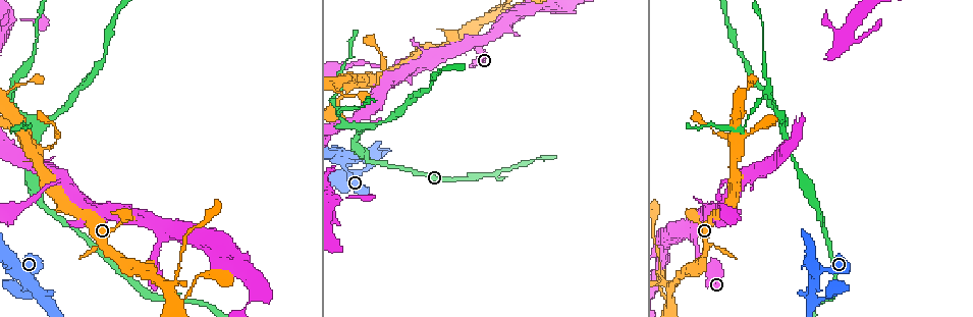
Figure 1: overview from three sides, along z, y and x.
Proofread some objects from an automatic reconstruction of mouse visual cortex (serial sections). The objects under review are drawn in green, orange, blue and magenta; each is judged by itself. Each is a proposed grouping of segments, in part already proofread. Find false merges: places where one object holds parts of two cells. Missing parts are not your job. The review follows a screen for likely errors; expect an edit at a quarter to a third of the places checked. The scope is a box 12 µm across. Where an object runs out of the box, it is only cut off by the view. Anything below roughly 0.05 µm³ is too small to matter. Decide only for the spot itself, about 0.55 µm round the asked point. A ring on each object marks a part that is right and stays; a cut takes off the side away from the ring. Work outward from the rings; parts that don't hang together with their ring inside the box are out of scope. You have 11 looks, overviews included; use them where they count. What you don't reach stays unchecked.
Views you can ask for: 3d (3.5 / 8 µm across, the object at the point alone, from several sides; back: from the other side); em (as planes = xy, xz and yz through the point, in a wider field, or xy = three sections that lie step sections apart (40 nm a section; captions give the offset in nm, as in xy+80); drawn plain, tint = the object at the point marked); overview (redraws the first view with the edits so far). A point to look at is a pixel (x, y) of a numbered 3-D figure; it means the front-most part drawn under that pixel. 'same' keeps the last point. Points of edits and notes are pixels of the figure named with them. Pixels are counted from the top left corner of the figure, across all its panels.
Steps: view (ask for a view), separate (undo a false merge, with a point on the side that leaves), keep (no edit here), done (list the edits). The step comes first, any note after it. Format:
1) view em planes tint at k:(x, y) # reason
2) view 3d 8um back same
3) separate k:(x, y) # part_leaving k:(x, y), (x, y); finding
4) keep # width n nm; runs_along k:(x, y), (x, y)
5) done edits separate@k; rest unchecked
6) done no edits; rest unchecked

view 3d 8um at 1:(816, 299) # a narrow waist

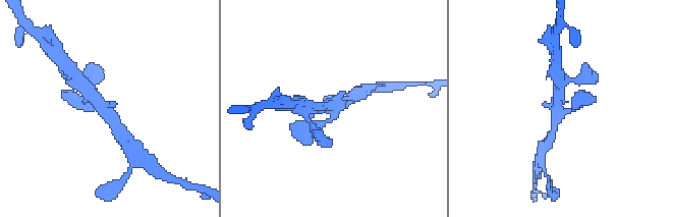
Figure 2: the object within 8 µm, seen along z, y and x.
view 3d 3.5um at 2:(331, 109) # zoom in

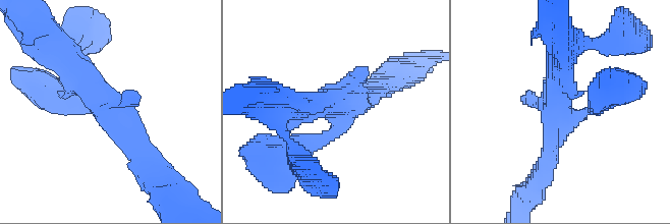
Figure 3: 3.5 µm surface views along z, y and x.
view em planes tint at 3:(340, 107)

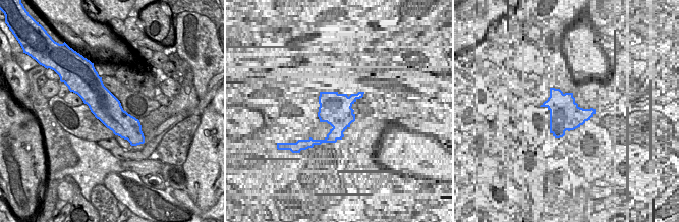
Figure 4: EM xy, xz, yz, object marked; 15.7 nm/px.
keep # runs_along 3:(563, 63), (565, 116), (599, 101); one cell here

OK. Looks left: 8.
view 3d 8um at 1:(97, 212) # a fork

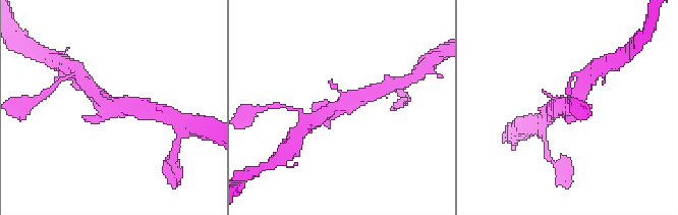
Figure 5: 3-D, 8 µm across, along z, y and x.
view em xy step 3 tint at 5:(340, 106)

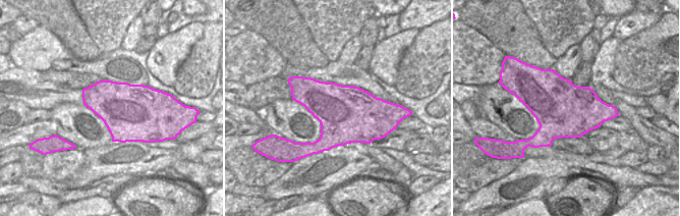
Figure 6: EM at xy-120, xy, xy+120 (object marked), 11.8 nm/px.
keep # runs_along 5:(369, 94), (360, 95), (319, 117); all the same cell

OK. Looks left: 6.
view 3d 8um at 1:(47, 148) # narrows sharply

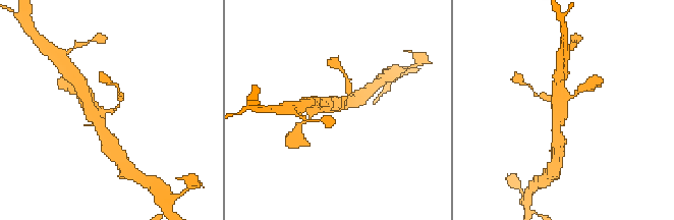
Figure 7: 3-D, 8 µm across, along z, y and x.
view em xy step 2 tint at 7:(335, 111) # arm_widths 100, 350 nm; shape alone is not enough

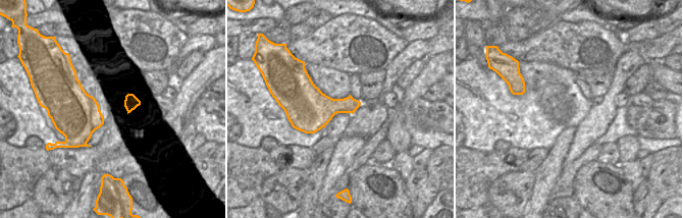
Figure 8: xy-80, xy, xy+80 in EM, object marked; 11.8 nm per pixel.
keep # runs_along 7:(103, 127), (96, 116), (115, 110), (120, 98); one cell here

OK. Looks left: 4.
view 3d 8um at 1:(796, 170) # thick turns thin

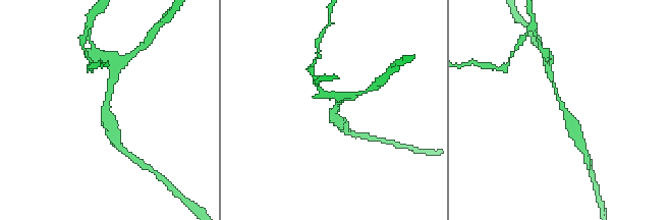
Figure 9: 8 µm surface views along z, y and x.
view 3d 3.5um at 9:(107, 108) # zoom in

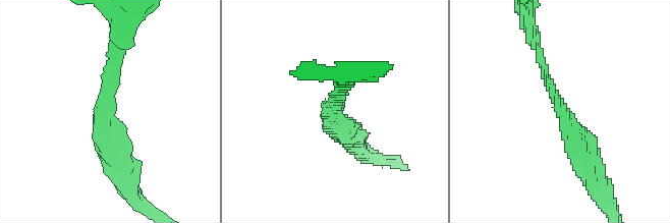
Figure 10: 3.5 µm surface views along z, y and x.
view em planes tint at 10:(103, 109) # need the tissue

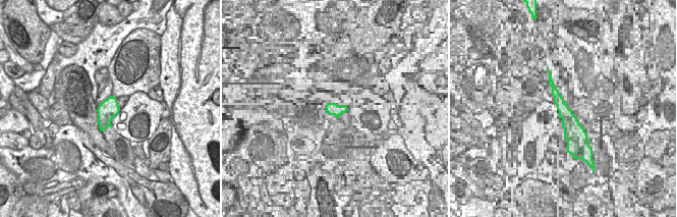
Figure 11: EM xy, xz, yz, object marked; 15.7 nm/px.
keep # arm_widths 150, 450 nm; runs_along 10:(589, 166), (540, 50); continuous, no second cell

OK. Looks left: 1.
done no edits; rest unchecked

